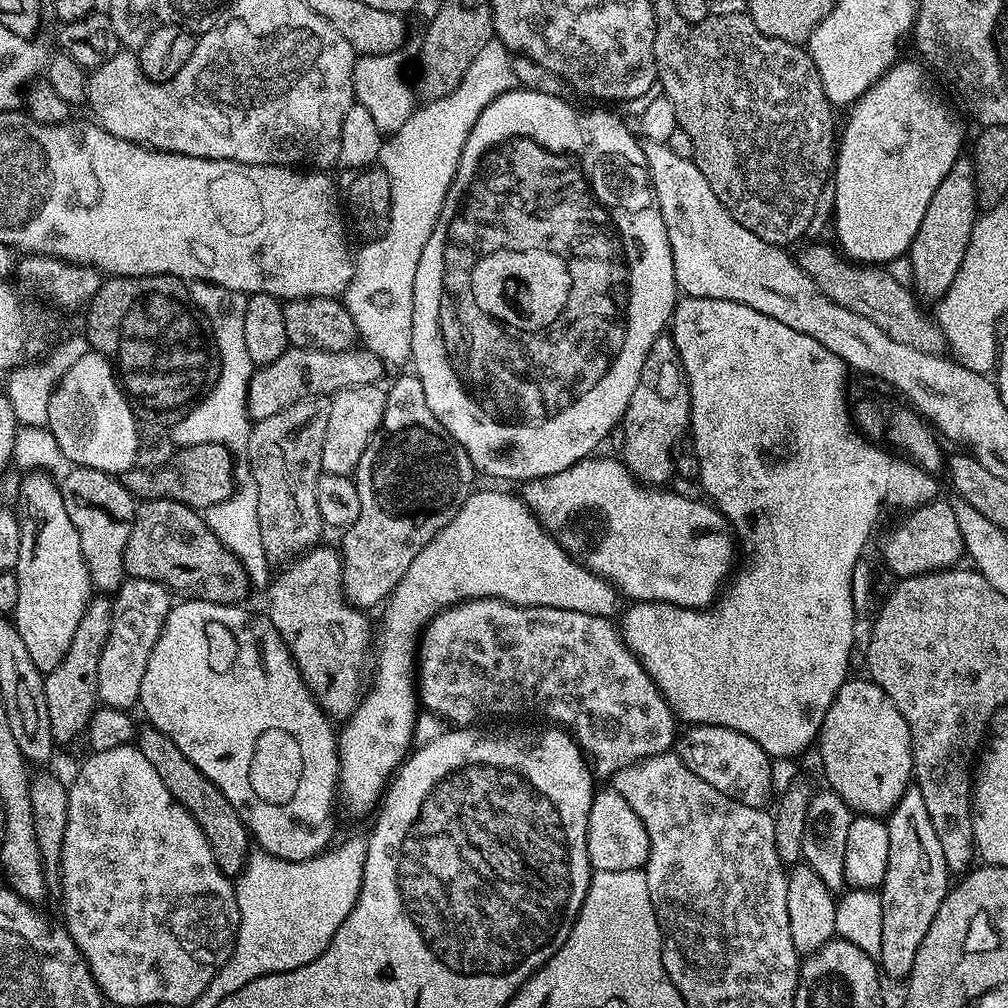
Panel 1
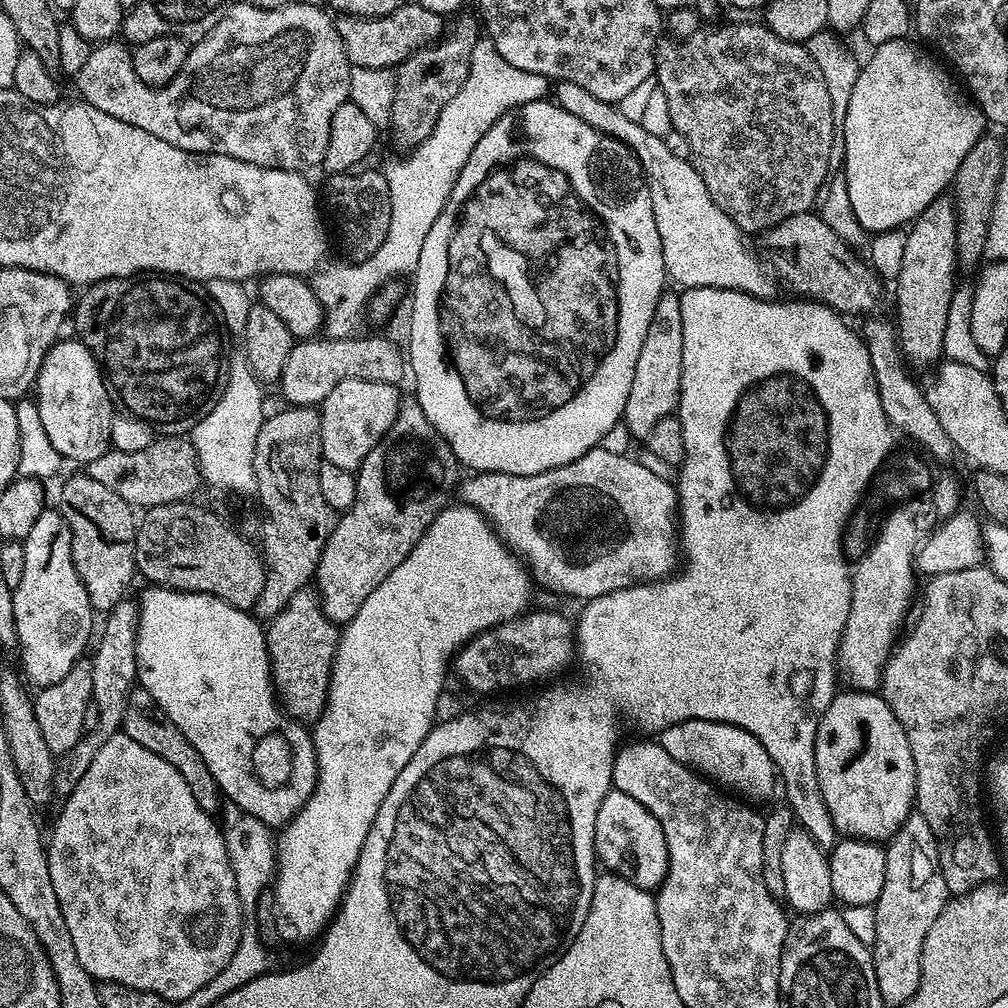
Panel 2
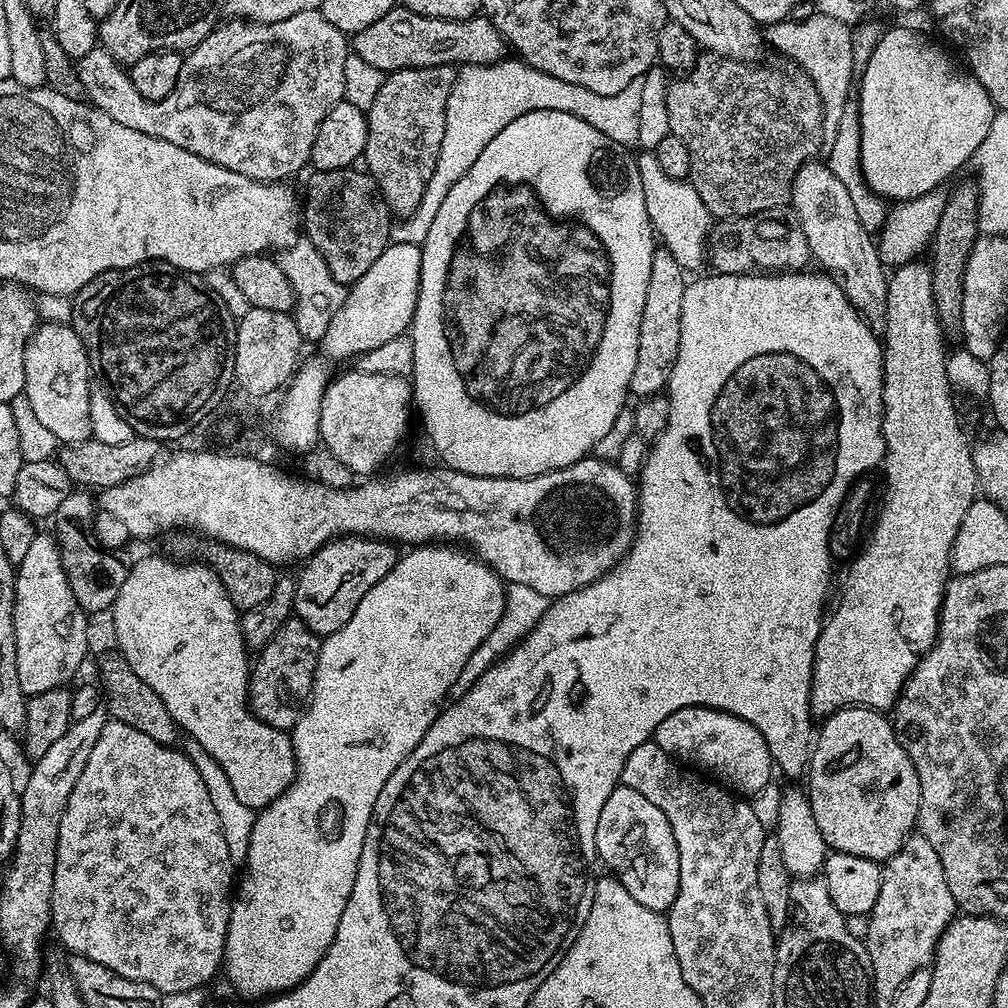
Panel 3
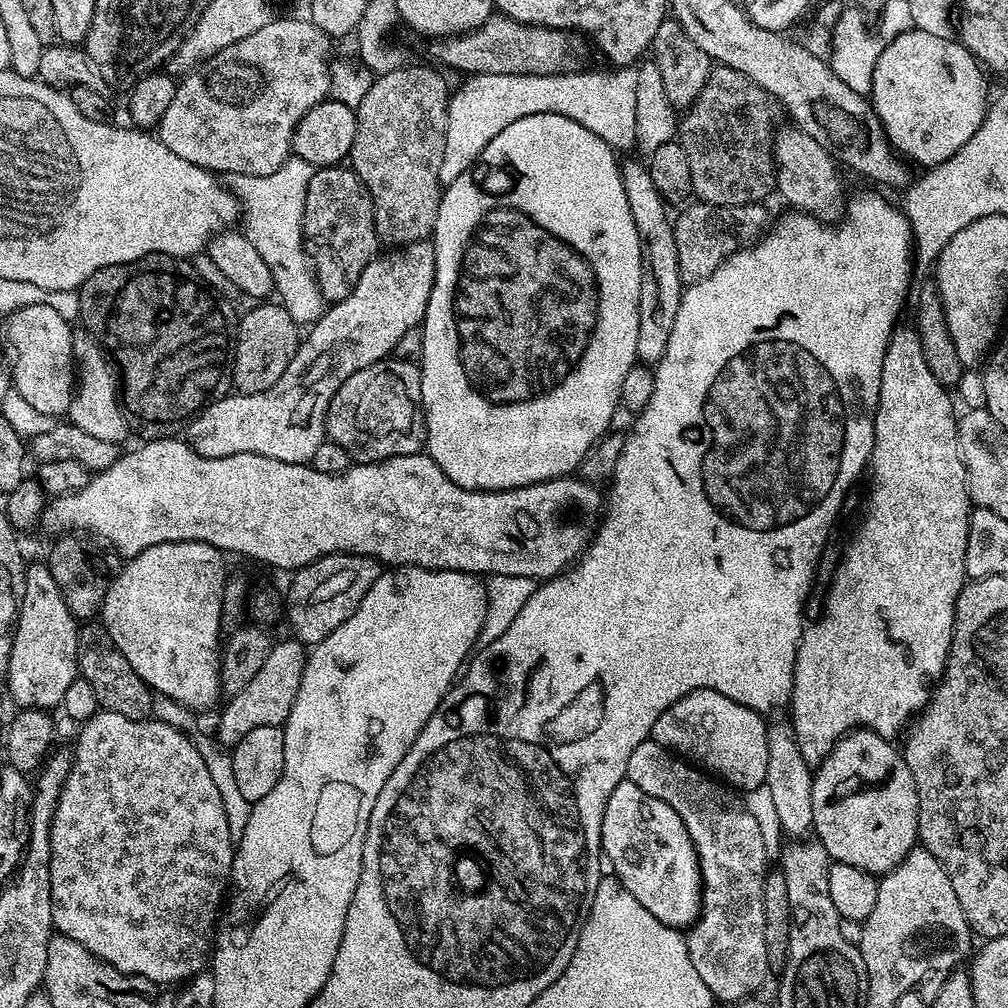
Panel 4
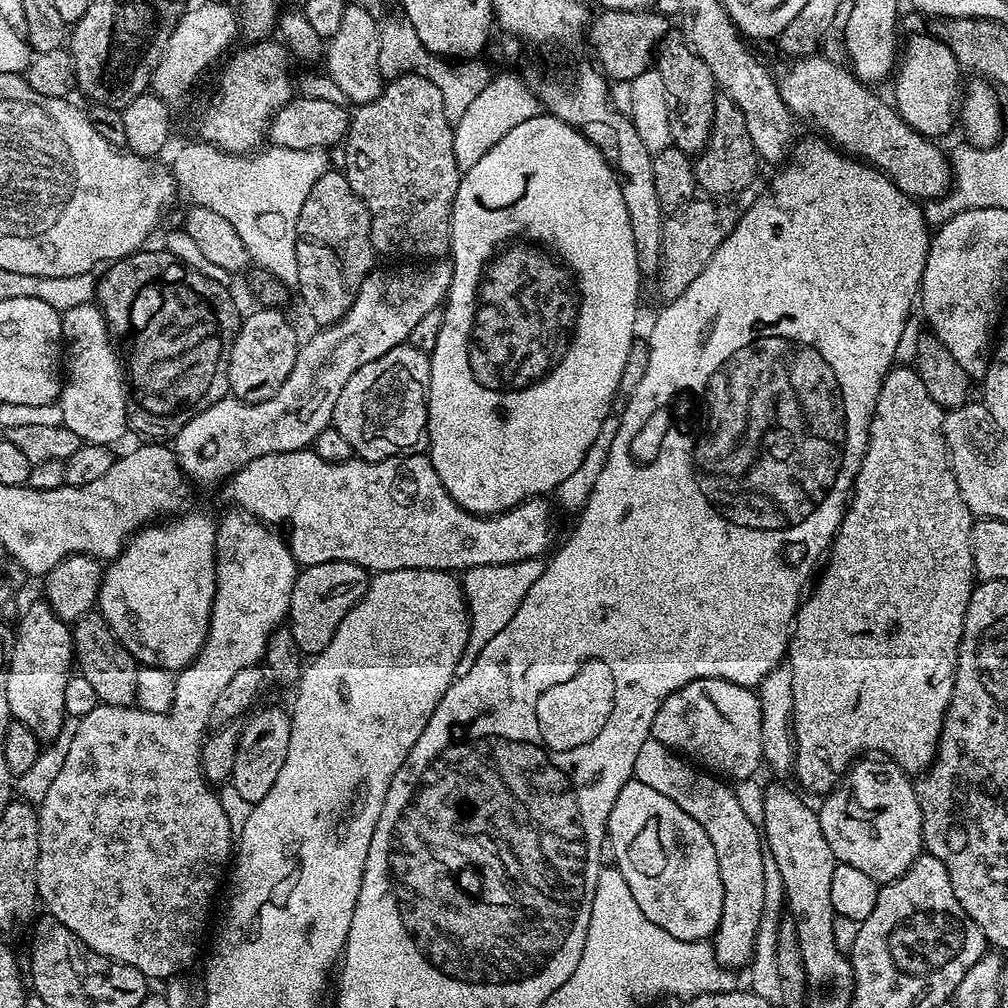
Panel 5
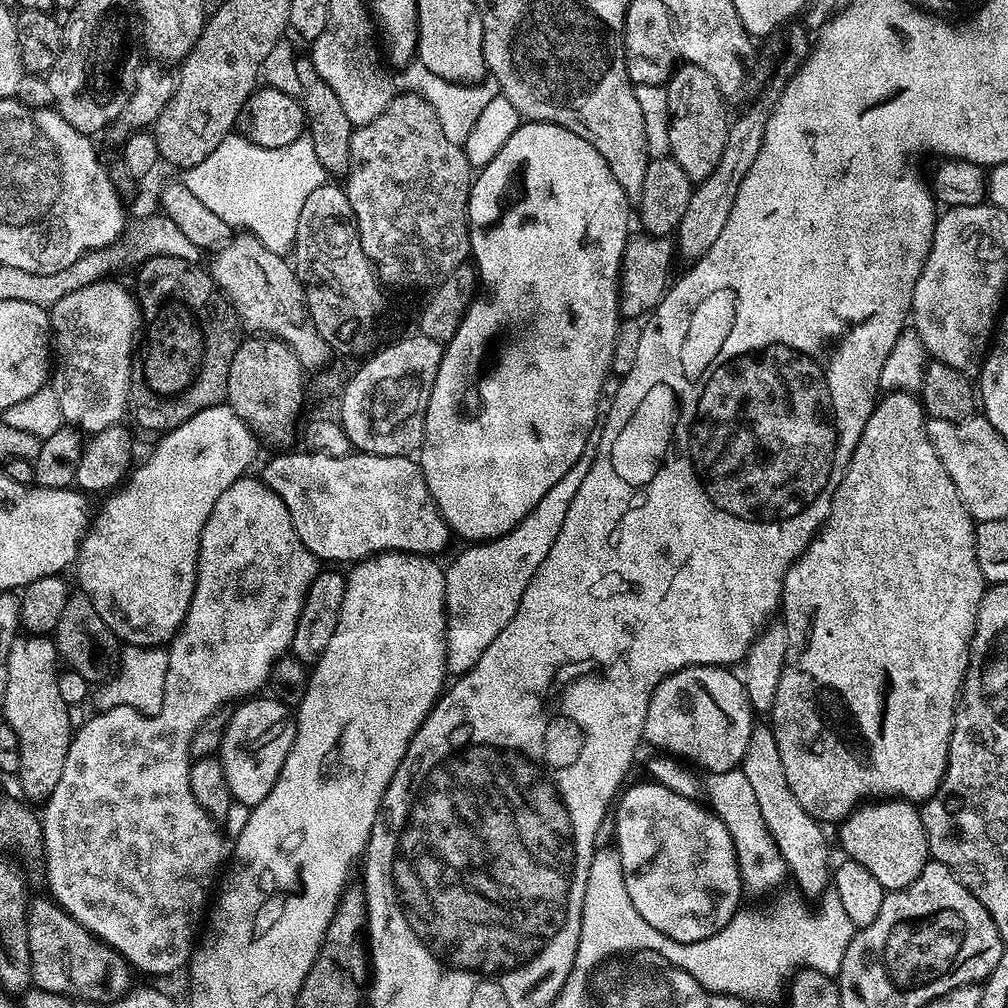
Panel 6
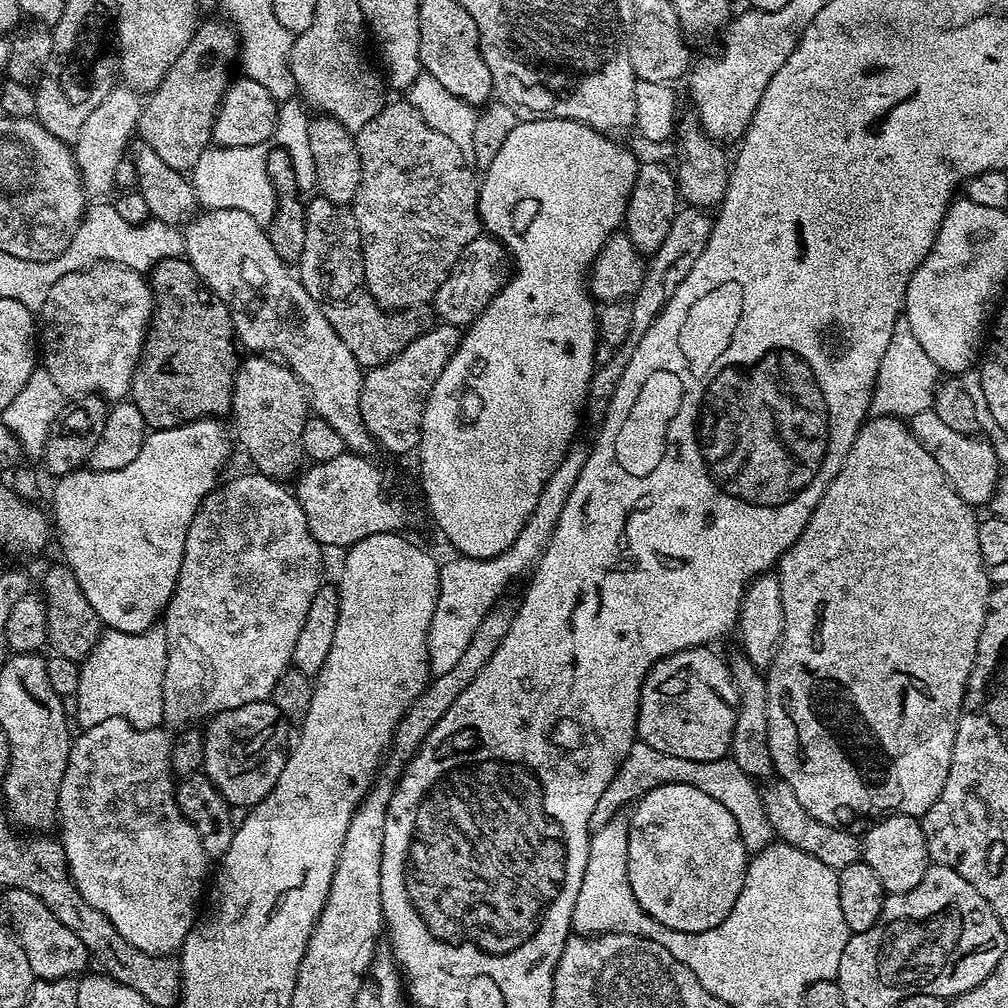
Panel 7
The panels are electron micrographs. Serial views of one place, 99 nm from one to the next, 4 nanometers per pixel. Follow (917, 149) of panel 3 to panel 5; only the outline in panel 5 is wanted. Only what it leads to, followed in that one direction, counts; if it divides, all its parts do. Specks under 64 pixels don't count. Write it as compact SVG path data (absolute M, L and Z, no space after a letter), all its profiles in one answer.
M931 34L925 36L916 36L908 44L908 49L903 49L902 59L899 61L898 67L894 72L894 80L896 76L896 100L894 99L894 107L900 113L907 124L929 138L939 138L944 136L951 130L952 124L958 120L958 105L962 100L962 83L960 84L960 75L962 69L959 62L954 58L954 54Z

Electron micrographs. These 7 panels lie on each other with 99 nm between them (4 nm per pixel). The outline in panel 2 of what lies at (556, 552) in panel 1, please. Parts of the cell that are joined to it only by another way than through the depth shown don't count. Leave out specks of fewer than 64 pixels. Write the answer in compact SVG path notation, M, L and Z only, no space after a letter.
M456 502L436 515L434 522L430 522L430 526L422 534L422 538L418 538L418 546L414 546L414 550L410 550L410 554L406 554L406 558L402 558L402 562L398 562L398 566L394 566L394 570L390 570L388 577L370 593L370 598L366 598L366 602L362 602L358 614L354 614L351 622L343 625L340 641L336 647L336 657L332 663L328 701L323 714L316 719L316 723L311 729L312 745L316 751L316 785L300 813L279 829L278 835L275 837L276 875L270 885L272 905L269 908L261 907L259 909L260 916L264 919L265 930L273 932L282 943L304 944L307 940L314 939L313 941L315 941L332 923L352 874L356 871L356 863L360 857L362 846L366 842L366 834L370 834L370 826L378 814L378 806L382 806L382 798L386 798L386 794L390 794L390 786L394 786L394 778L398 778L398 774L402 774L402 766L406 766L406 762L410 762L410 758L414 758L418 746L422 746L426 734L430 734L430 730L437 723L436 707L440 704L440 695L444 692L444 679L450 676L450 665L455 661L457 652L478 634L521 615L531 605L528 603L532 600L532 586L534 587L534 580L527 567L522 563L520 557L501 540L499 534L492 529L487 518L476 508L470 508L463 502Z

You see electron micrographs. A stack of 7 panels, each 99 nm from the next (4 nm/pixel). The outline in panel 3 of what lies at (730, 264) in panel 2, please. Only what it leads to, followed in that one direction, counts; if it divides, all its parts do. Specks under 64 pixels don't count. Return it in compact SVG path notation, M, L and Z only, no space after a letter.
M644 150L635 157L636 169L642 178L642 194L646 194L646 214L659 243L674 254L678 266L685 270L706 264L706 241L714 227L714 217L688 180L675 180L658 166L655 151Z

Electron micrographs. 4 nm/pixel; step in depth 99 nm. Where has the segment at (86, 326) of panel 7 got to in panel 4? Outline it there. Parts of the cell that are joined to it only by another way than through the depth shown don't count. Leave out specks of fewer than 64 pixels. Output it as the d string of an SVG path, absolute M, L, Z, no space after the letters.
M80 330L72 338L72 359L74 361L74 391L72 405L66 413L67 419L74 426L78 426L78 430L86 430L86 434L90 434L93 438L103 438L106 442L123 445L124 439L130 436L128 416L118 395L117 373L105 349L96 343L93 333Z

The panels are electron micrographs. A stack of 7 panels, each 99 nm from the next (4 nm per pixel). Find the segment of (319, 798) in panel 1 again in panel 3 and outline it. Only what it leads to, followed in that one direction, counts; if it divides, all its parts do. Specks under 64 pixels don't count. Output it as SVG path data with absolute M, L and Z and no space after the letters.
M144 556L136 565L131 565L128 568L126 582L122 582L122 590L118 590L118 598L112 603L110 609L112 628L116 631L117 645L115 644L115 647L120 655L126 658L126 662L130 662L130 670L134 670L134 674L138 674L138 678L142 678L142 682L146 682L146 686L150 686L150 690L154 690L154 694L158 694L158 698L162 698L166 710L170 710L170 718L176 723L177 729L194 737L210 754L210 758L214 758L214 762L218 762L218 766L222 766L226 778L230 778L230 786L234 786L234 791L238 794L238 799L246 802L246 806L250 806L253 810L259 810L277 800L296 781L296 755L291 735L283 728L275 728L262 722L248 707L248 677L250 675L250 656L248 660L248 655L250 655L250 649L244 643L240 629L241 613L234 606L234 602L230 602L230 594L226 594L226 586L222 586L216 571L203 562L177 562L175 559L161 556Z

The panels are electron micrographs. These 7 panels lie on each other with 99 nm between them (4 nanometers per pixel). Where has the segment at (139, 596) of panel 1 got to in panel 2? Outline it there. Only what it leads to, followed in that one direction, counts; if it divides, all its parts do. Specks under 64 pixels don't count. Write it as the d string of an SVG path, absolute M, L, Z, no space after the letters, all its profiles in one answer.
M125 598L118 602L103 617L104 629L100 632L100 641L96 644L96 653L90 656L92 661L92 702L94 705L94 724L96 729L85 731L80 741L68 752L59 757L56 765L56 777L52 783L53 793L57 797L67 798L74 786L78 786L78 778L86 774L86 766L98 754L98 746L106 742L112 733L124 723L124 710L128 705L128 696L131 694L136 678L136 623L140 617L137 601Z

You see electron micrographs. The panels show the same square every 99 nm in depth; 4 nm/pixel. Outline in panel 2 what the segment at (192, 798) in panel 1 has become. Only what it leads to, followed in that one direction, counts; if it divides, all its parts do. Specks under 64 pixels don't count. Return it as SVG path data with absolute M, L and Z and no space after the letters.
M139 686L133 687L128 696L128 705L124 710L122 730L127 736L134 738L134 742L146 746L146 750L158 754L158 758L164 758L170 766L174 766L174 770L178 770L178 774L182 774L186 786L190 786L190 794L194 794L194 798L202 810L206 810L209 814L221 811L222 793L220 787L214 782L206 762L202 762L202 754L198 754L194 750L194 746L190 746L186 734L182 734L182 730L178 726L174 726L174 722L170 722L170 718L166 718L164 711L156 705L154 698L150 698L146 689Z

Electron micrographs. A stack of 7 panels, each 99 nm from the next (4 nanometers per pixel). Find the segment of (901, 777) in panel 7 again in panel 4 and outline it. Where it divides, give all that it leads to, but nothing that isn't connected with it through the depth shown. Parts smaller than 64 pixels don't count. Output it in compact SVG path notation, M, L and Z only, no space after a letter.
M897 327L893 331L886 354L882 358L882 382L880 383L880 397L878 398L878 406L876 407L876 425L874 426L874 446L872 447L872 458L870 461L870 472L872 468L872 497L868 500L868 513L864 516L864 521L860 524L860 529L856 532L856 537L852 540L852 545L844 552L844 557L840 560L840 565L836 568L836 573L832 576L832 585L828 588L828 601L824 604L824 613L821 614L820 620L816 620L807 625L804 630L804 637L800 640L800 645L796 651L796 665L794 666L794 682L792 683L792 699L790 701L790 723L792 726L792 733L796 735L798 742L798 750L802 750L802 758L806 758L809 766L819 766L823 764L824 759L832 753L832 747L853 730L871 730L877 732L879 736L885 738L896 738L901 735L909 727L910 721L917 714L924 711L924 707L928 705L928 700L933 694L939 679L944 674L944 667L948 665L948 651L952 645L952 631L954 630L954 622L956 621L956 603L958 602L958 594L963 590L966 577L964 571L966 570L966 538L968 537L968 519L972 517L972 509L974 507L971 500L968 498L968 483L966 482L966 470L964 463L960 457L960 447L958 446L958 434L956 433L956 426L958 423L957 413L952 413L953 397L948 397L949 389L942 382L938 382L938 378L934 378L934 374L930 371L930 366L926 366L926 358L922 356L922 342L920 341L919 331L915 327L903 328Z

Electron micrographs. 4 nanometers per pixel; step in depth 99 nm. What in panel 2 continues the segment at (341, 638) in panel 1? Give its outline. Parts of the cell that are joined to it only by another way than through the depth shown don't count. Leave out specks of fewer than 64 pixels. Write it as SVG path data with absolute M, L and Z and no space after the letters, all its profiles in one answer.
M312 590L294 594L283 610L267 621L264 637L268 643L272 686L276 689L278 703L291 719L299 720L305 726L315 725L324 712L340 634L341 629L326 618L320 598Z

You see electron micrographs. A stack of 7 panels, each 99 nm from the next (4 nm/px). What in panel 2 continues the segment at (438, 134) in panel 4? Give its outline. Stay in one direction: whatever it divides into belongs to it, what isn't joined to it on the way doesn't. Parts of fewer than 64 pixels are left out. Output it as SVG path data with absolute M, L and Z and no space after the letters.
M468 14L455 17L456 25L453 28L451 25L443 38L427 48L419 48L395 69L396 89L390 133L400 150L417 148L423 140L430 138L438 122L438 114L442 114L446 102L462 90L470 74L470 58L474 54L474 46L482 39L482 28L475 15L464 15Z

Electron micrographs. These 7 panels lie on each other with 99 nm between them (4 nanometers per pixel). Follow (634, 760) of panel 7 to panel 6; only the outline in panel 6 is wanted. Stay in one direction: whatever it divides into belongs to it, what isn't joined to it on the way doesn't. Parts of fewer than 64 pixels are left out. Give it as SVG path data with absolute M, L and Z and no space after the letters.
M740 769L714 772L707 777L706 796L712 799L714 810L721 820L727 824L736 844L736 857L740 862L740 881L745 893L768 892L787 881L788 864L781 858L781 852L774 842L773 834L762 816L762 806L750 786L750 778Z

